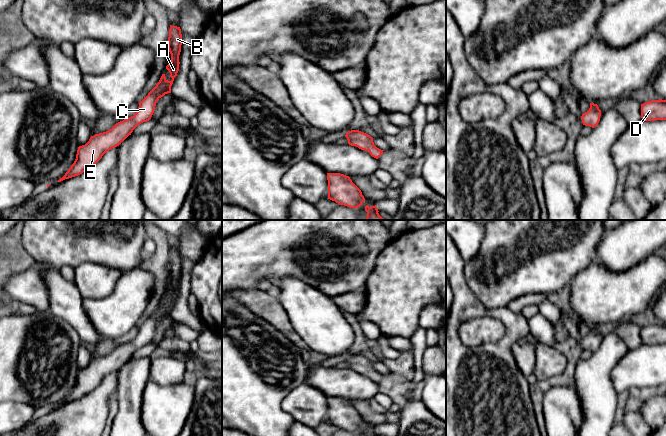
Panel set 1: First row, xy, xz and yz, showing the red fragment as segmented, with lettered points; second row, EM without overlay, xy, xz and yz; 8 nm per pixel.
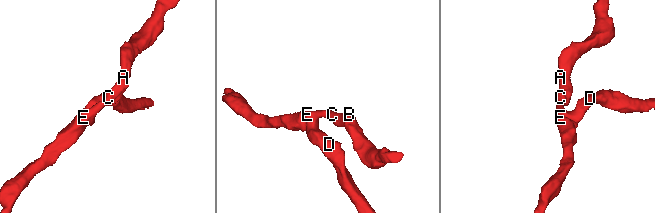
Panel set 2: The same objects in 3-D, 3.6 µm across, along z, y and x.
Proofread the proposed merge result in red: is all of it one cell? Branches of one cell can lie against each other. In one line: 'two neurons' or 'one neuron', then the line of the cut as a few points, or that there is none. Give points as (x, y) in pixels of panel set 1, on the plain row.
one neuron; cut none

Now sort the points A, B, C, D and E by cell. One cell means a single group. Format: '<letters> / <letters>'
A B C D E

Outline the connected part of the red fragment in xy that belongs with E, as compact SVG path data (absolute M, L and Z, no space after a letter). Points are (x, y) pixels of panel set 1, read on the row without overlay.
M170 249L168 273L171 278L171 286L166 290L166 293L172 304L168 305L165 298L162 298L156 310L139 326L138 334L133 340L116 347L106 356L91 360L85 369L79 370L74 387L57 406L78 400L93 391L107 375L119 370L131 359L139 348L151 343L157 325L165 318L171 317L171 310L179 295L181 269L180 251Z

